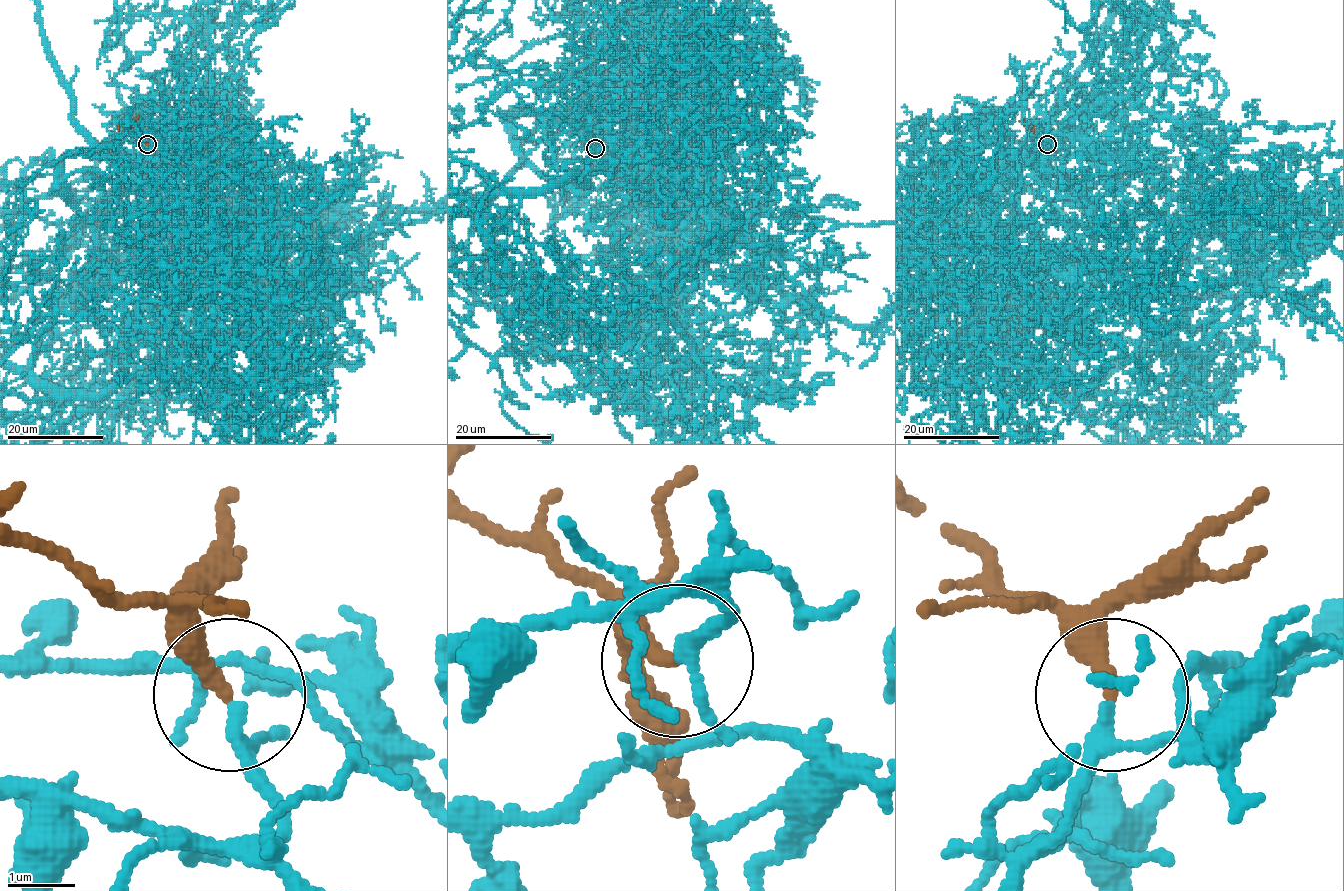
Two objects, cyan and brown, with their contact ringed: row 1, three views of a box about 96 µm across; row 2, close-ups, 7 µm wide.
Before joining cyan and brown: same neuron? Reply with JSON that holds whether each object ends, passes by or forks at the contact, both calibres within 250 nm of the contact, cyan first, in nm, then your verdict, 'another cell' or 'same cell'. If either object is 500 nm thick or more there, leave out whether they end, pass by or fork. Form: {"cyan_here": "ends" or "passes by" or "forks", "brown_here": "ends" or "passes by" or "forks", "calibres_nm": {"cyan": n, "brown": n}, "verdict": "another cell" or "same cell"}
{"cyan_here": "passes by", "brown_here": "ends", "calibres_nm": {"cyan": 180, "brown": 280}, "verdict": "same cell"}

